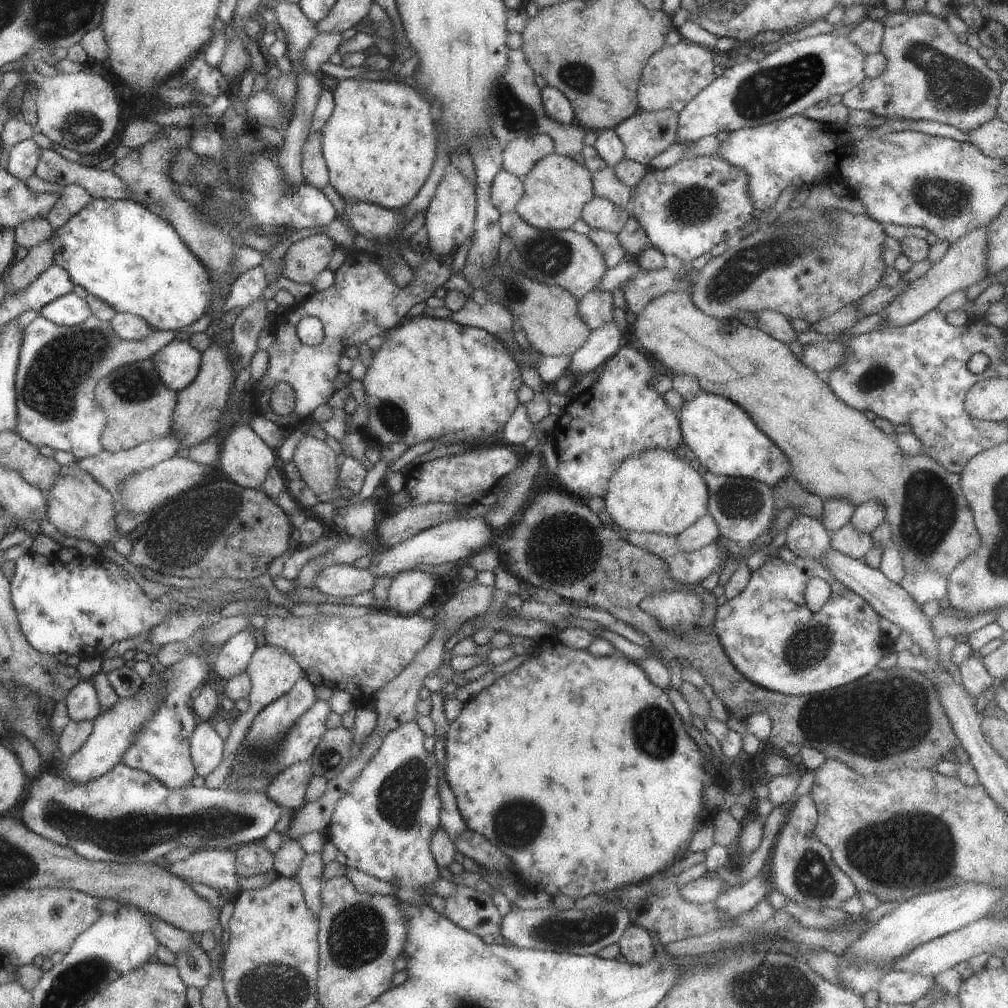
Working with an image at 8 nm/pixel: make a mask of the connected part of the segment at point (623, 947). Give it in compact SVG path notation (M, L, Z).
M641 922L629 924L621 933L618 945L619 959L627 961L629 964L638 965L647 962L653 957L654 950L649 937L649 930Z

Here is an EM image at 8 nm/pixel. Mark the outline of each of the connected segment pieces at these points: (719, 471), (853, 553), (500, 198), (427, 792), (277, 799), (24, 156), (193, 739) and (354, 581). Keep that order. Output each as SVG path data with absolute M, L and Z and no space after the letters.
M699 389L695 396L682 402L676 413L685 448L695 454L705 470L724 477L747 477L770 487L790 473L790 465L781 450L728 398Z
M849 523L829 535L829 547L852 559L861 560L872 546L870 535L856 531Z
M500 169L491 181L489 198L499 214L512 213L523 191L522 179Z
M417 717L394 728L383 737L383 740L380 740L379 748L375 751L375 754L365 763L362 771L351 781L347 792L335 803L329 824L325 828L325 838L333 843L338 853L341 852L341 854L345 856L345 866L357 868L359 872L365 872L365 874L370 874L375 878L379 878L379 880L386 880L387 882L395 884L396 888L399 888L397 895L395 895L397 900L419 906L427 905L426 900L429 896L427 894L421 894L421 888L423 888L423 886L429 886L431 882L443 875L443 871L436 866L429 852L431 835L433 835L434 830L439 827L438 814L440 808L439 799L436 795L436 780L438 779L439 768L433 753L427 753L423 749L423 738L425 738L425 735L421 732L419 727L417 727L416 719Z
M309 759L290 764L275 775L263 793L280 807L296 811L305 802L306 784L312 775Z
M25 139L14 144L7 154L5 170L15 178L25 181L34 174L34 168L40 155L40 148L33 139Z
M207 721L195 723L188 740L189 756L194 774L207 776L222 759L224 741Z
M332 564L323 567L314 578L314 587L327 596L355 596L373 588L376 576L369 569L358 569L351 564Z

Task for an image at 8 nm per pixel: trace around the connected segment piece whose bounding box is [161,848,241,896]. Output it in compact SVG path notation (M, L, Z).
M196 849L181 860L163 864L172 875L185 882L205 884L215 890L239 894L241 888L234 871L234 851L229 849Z

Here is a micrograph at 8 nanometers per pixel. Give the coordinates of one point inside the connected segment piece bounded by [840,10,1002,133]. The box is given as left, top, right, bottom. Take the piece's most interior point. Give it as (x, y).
(929, 75)

